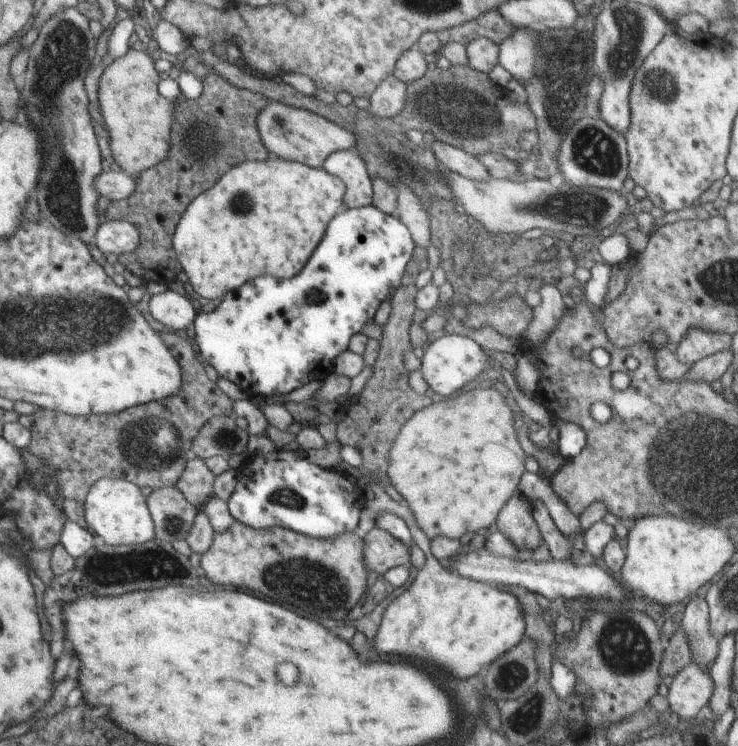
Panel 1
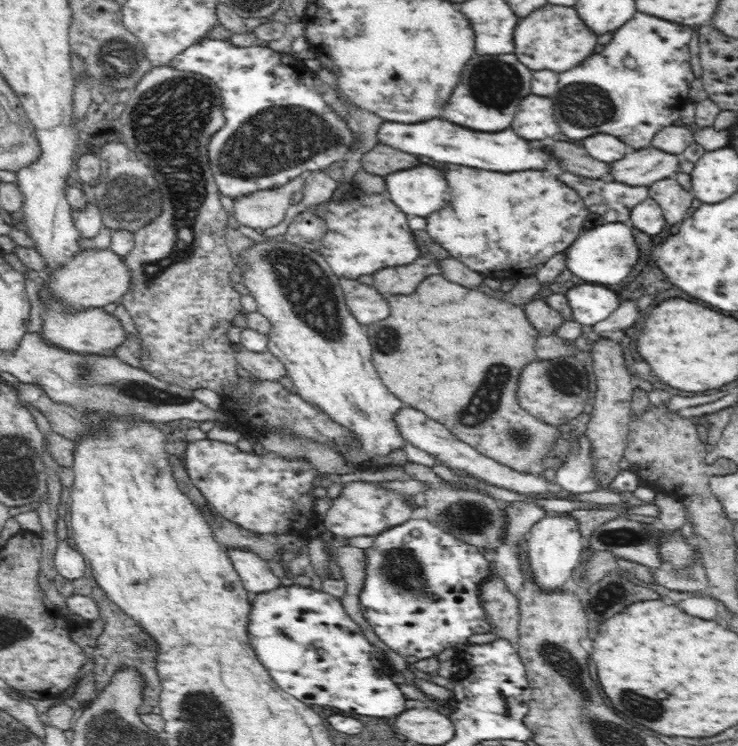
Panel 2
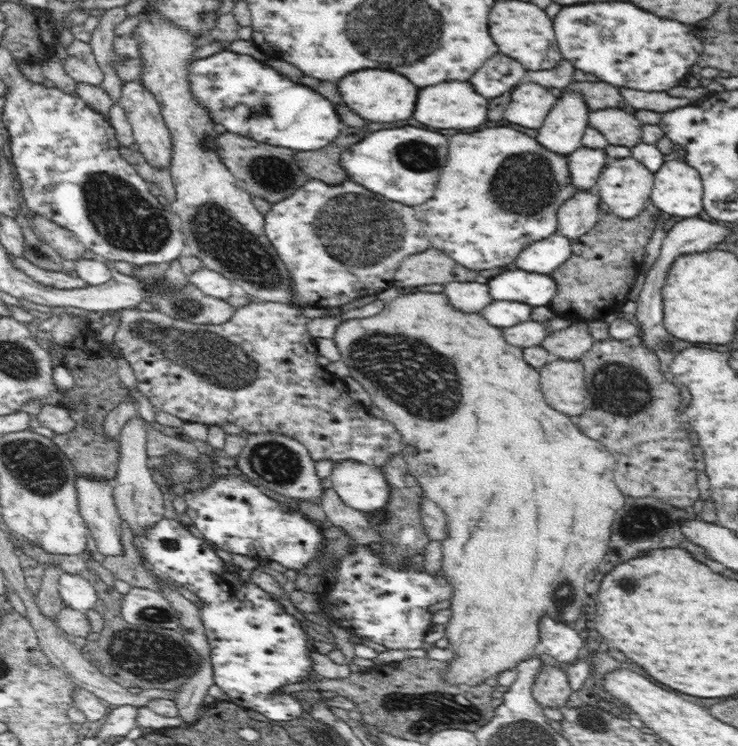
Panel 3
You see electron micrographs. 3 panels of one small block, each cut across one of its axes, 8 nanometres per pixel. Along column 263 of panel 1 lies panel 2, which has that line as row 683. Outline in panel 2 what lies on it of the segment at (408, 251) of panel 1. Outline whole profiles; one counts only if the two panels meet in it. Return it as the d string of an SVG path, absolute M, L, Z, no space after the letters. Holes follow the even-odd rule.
M292 584L284 585L256 594L251 603L248 622L250 642L256 650L258 660L266 666L274 682L284 692L298 696L303 703L332 706L350 714L368 714L372 718L394 718L406 710L406 697L396 683L382 671L381 651L376 648L351 619L341 603L324 591Z

